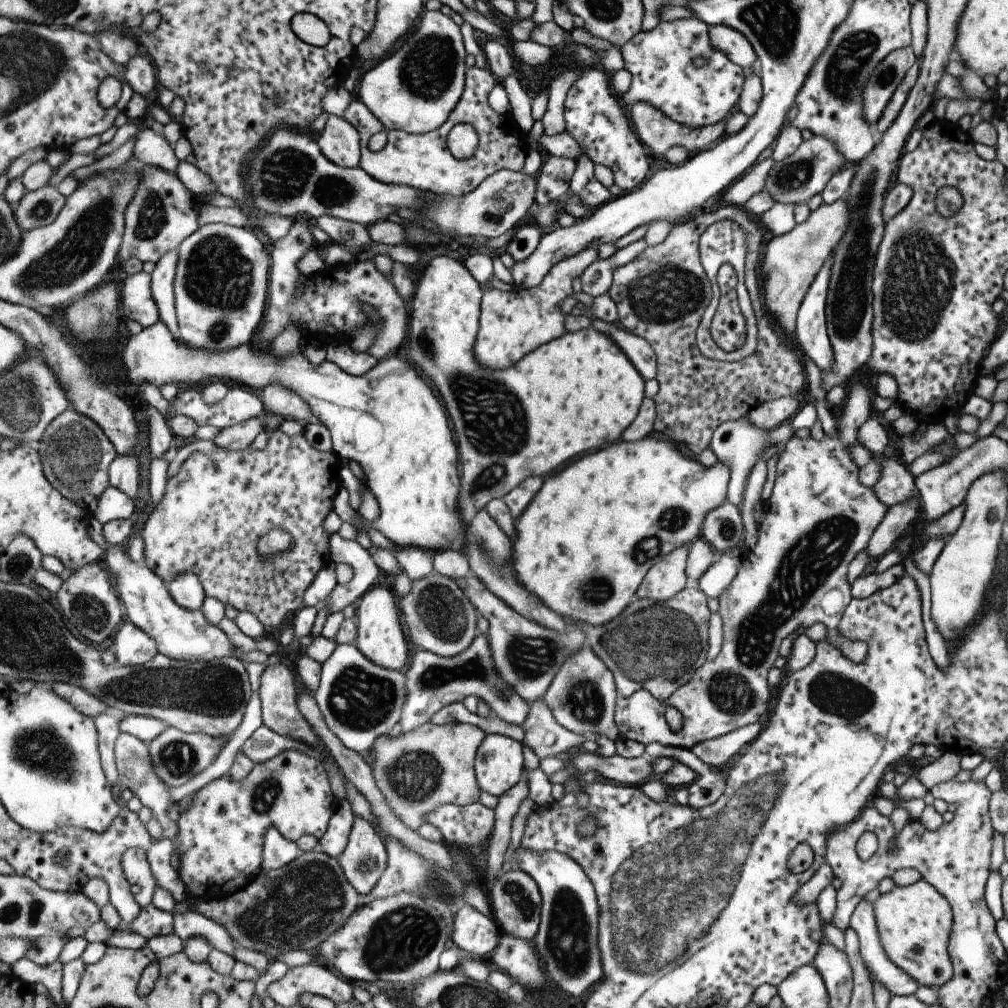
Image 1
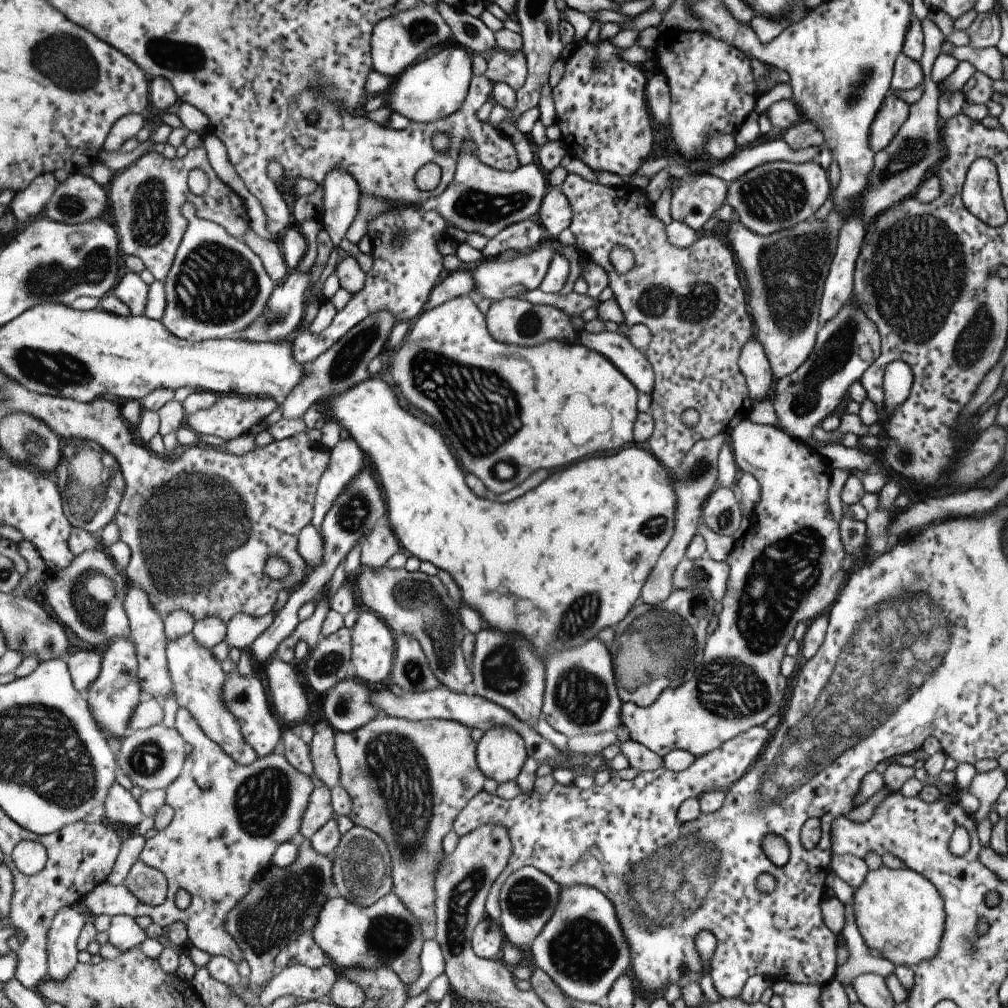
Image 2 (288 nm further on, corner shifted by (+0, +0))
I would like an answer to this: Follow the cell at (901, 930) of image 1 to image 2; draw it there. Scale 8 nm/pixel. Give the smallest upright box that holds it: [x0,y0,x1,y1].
[851,866,945,968]

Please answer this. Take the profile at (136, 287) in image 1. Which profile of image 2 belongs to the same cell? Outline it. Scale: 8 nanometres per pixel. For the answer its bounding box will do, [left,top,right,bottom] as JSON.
[115,272,151,316]

